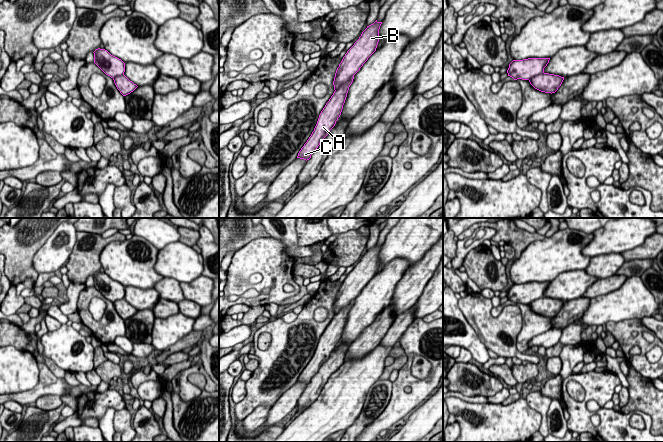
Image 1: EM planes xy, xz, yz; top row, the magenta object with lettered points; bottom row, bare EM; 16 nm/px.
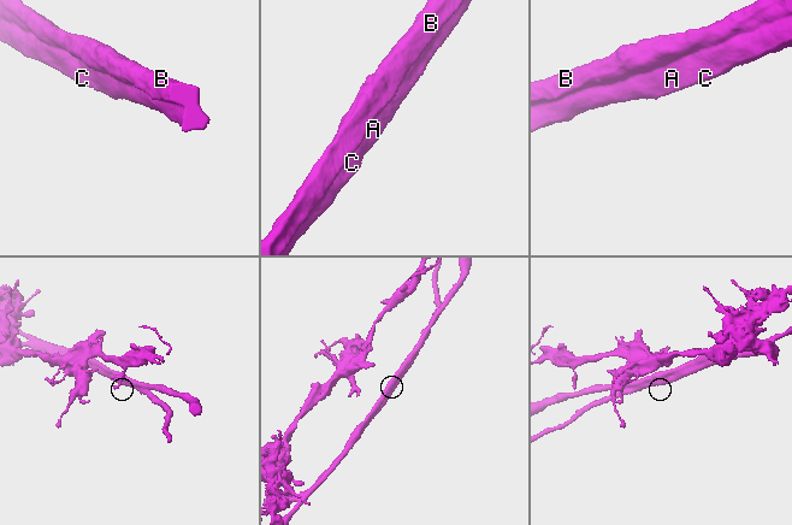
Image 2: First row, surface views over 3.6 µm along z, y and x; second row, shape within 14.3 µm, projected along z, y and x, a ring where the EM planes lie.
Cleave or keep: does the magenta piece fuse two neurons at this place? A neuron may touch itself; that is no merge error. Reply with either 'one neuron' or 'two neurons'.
two neurons

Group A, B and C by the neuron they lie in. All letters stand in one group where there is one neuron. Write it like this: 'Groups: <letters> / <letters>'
Groups: A C / B

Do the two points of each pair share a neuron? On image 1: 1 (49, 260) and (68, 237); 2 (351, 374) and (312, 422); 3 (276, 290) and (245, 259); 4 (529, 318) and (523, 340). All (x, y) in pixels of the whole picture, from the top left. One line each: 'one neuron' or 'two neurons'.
1: one neuron
2: one neuron
3: one neuron
4: one neuron

